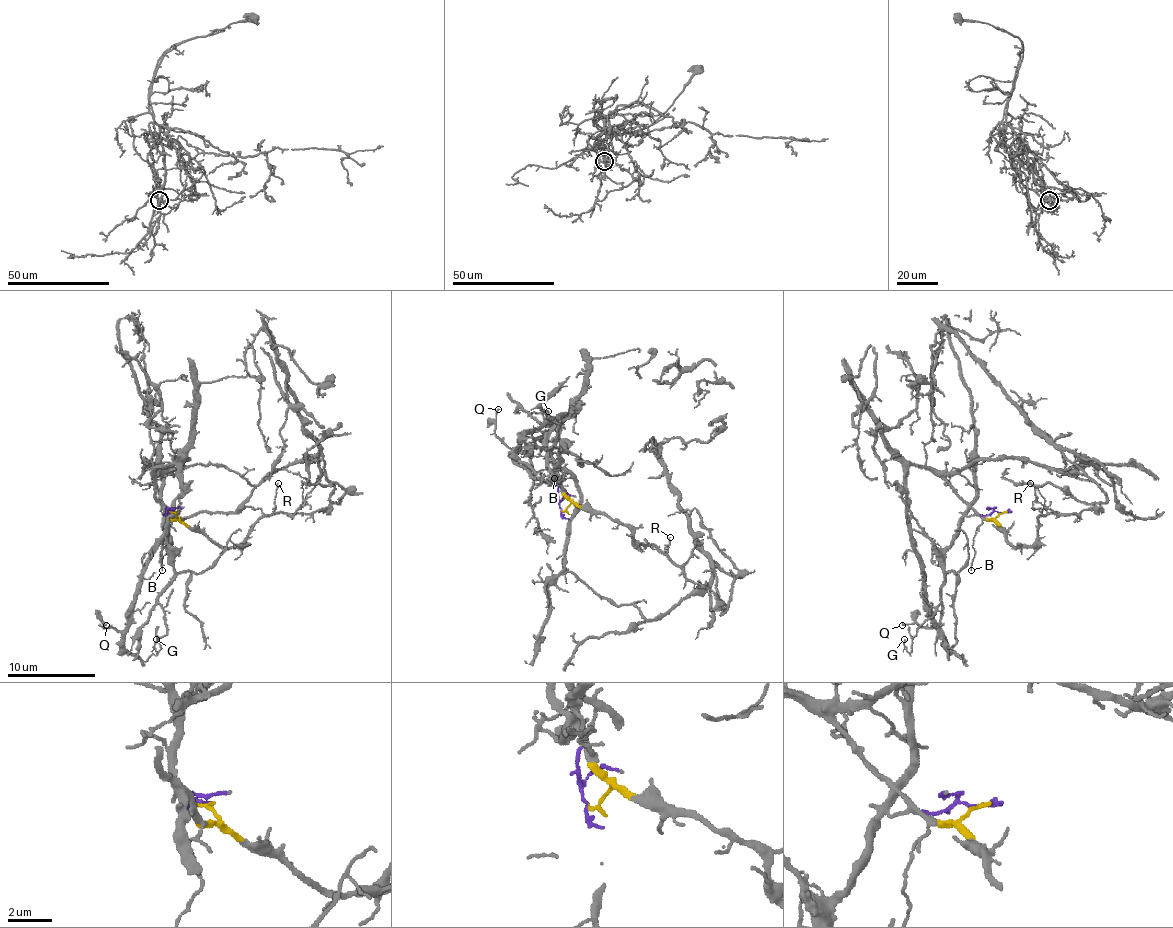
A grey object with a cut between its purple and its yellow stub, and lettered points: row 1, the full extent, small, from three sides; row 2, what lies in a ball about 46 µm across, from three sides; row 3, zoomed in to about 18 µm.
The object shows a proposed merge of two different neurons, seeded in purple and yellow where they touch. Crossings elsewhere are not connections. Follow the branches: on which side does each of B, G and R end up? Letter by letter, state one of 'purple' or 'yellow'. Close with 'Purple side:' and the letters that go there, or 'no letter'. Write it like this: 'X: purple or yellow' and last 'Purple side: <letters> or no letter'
B: yellow
G: purple
R: yellow
Purple side: G

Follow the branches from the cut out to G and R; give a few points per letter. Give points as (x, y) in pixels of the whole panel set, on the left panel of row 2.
G: (170, 512), (166, 518), (166, 551), (174, 571), (172, 584), (159, 597), (166, 630), (157, 652), (157, 639)
R: (170, 512), (198, 527), (223, 547), (238, 547), (260, 518), (273, 512), (277, 483)

